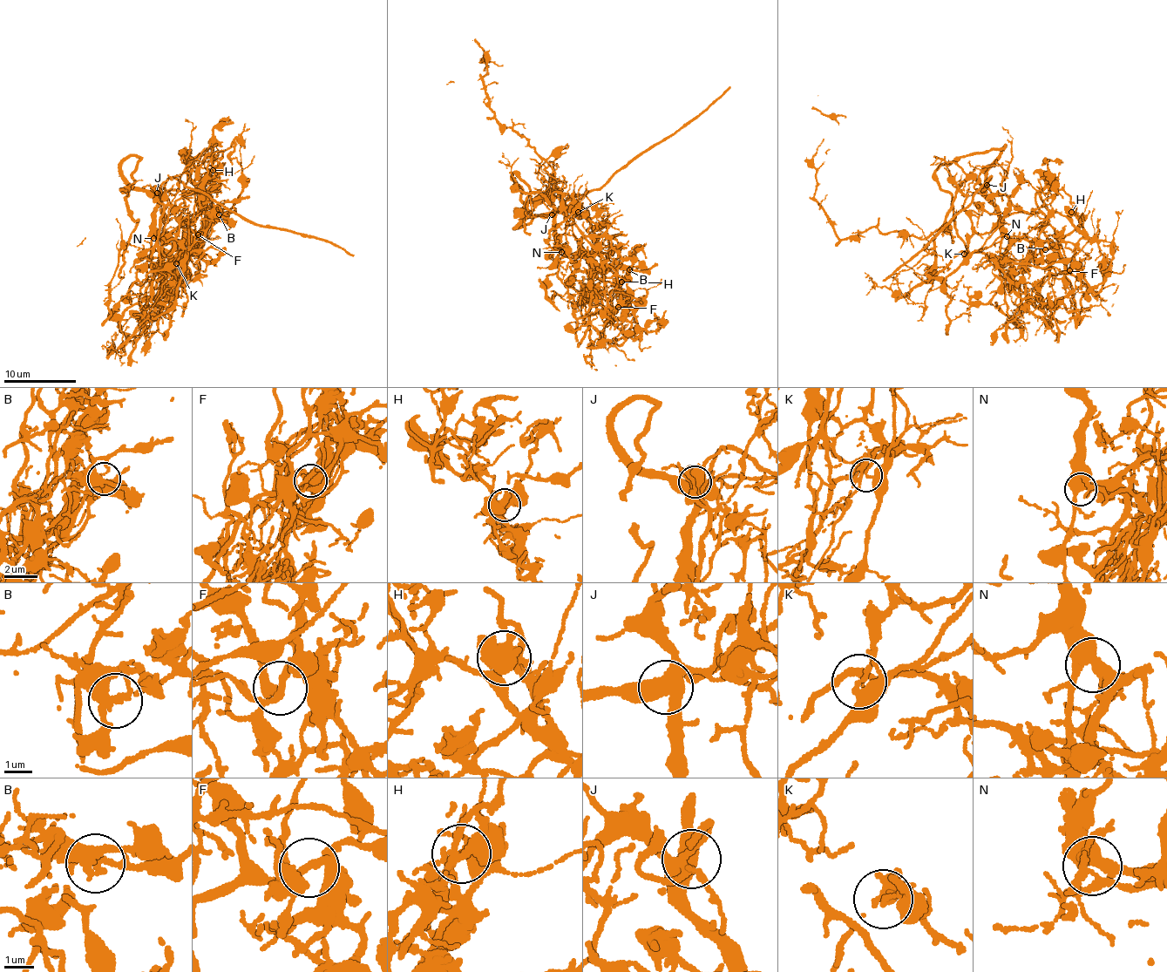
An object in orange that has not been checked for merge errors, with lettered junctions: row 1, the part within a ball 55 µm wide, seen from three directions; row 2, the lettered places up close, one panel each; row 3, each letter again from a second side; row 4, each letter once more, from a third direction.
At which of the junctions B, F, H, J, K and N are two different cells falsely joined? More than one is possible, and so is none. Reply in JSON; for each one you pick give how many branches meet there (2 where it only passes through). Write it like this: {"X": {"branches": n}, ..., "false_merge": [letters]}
{"H": {"branches": 5}, "K": {"branches": 3}, "false_merge": ["H", "K"]}

